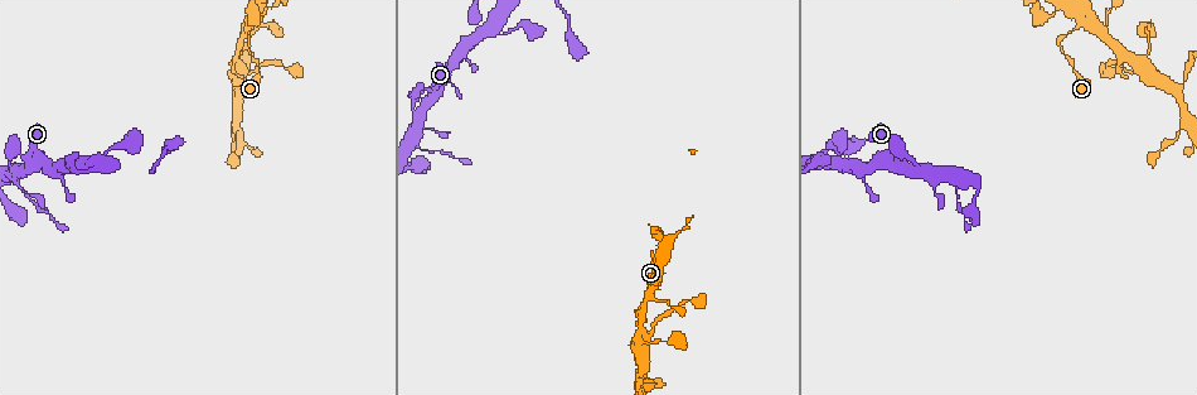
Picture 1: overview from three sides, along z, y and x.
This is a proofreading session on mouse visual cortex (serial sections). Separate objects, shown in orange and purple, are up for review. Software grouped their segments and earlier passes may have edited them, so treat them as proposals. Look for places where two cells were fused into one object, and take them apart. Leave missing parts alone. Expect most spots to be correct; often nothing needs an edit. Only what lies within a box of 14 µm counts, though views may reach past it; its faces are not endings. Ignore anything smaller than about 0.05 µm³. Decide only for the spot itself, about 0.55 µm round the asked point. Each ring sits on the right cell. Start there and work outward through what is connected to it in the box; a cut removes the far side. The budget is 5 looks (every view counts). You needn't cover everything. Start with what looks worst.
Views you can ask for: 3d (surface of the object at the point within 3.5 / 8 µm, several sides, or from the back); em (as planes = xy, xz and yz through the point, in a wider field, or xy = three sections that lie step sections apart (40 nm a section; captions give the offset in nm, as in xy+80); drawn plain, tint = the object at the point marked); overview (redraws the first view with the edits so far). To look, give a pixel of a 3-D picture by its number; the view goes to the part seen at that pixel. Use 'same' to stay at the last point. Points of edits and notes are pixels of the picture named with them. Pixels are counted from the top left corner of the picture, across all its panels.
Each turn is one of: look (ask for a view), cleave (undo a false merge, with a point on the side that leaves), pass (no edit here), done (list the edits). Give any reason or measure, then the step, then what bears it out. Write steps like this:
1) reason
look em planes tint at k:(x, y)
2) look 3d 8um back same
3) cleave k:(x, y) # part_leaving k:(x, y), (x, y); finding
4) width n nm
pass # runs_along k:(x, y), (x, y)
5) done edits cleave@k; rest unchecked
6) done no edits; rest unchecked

sudden change in width
look em xy step 2 tint at 1:(253, 28)

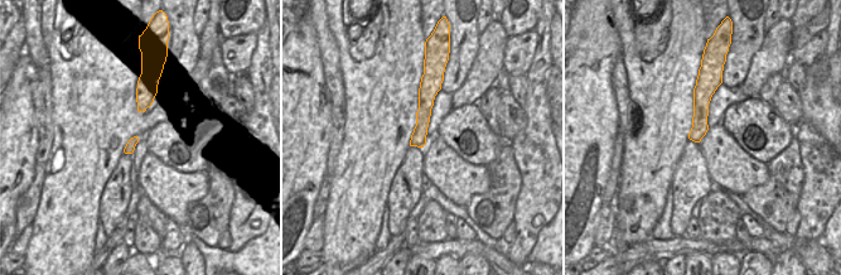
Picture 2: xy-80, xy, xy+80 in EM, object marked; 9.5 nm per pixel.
look 3d 3.5um same

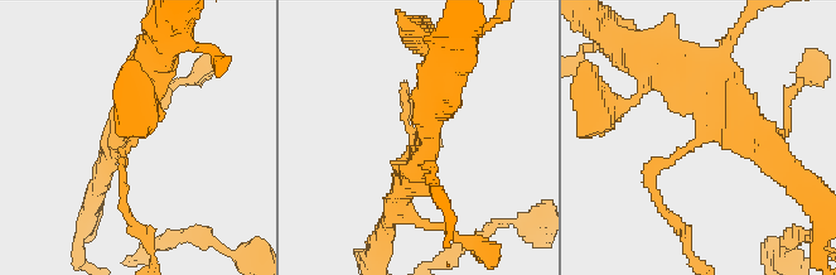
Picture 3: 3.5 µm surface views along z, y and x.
pass # runs_along 3:(648, 181), (706, 134), (774, 153); continuous, no second cell

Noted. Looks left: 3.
small branch off a trunk
look 3d 8um back at 1:(1140, 67)

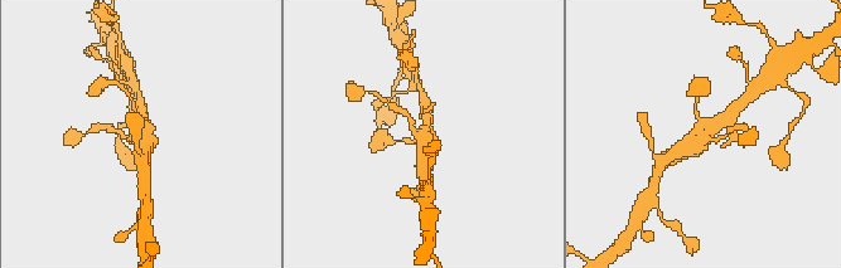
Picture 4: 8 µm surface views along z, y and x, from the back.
zoom in
look 3d 3.5um at 4:(144, 130)

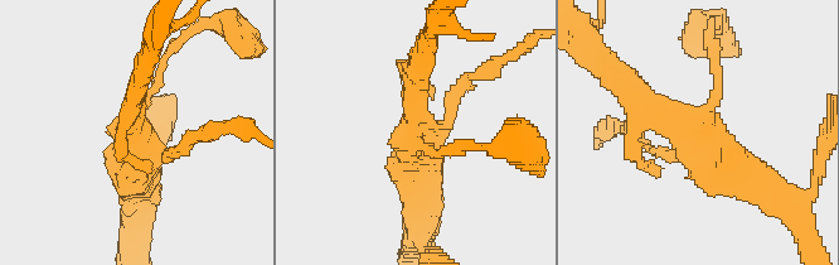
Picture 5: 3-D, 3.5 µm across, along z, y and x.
arms 4; arm_widths 150, 150, 250, 500 nm
look em xy step 2 tint at 5:(688, 139)

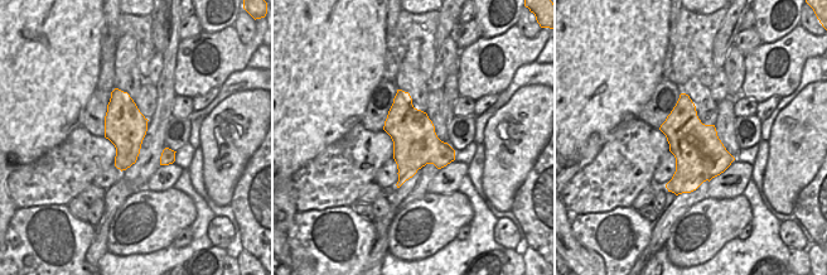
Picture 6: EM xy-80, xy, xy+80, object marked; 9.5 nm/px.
pass # runs_along 5:(625, 87), (756, 184); all the same cell

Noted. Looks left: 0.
done no edits; rest unchecked

